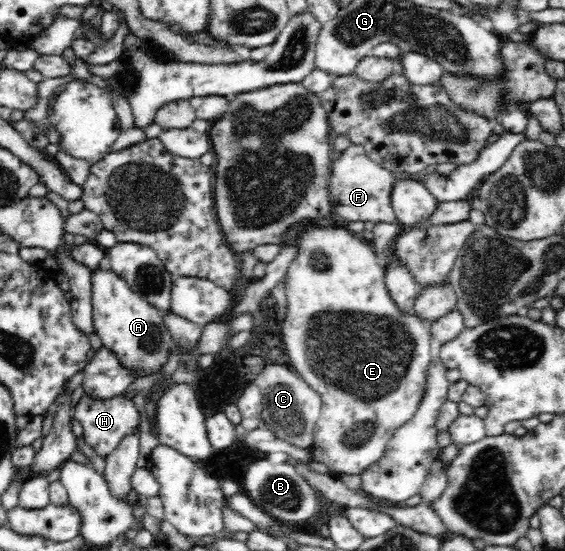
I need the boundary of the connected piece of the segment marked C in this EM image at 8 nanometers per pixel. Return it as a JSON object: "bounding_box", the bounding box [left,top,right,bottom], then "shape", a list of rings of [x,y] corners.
{"bounding_box":[254,364,321,448],"shape":[[[270,364],[266,366],[254,382],[263,397],[262,418],[268,430],[298,448],[309,448],[313,443],[313,430],[321,413],[320,395],[311,390],[288,364]]]}

